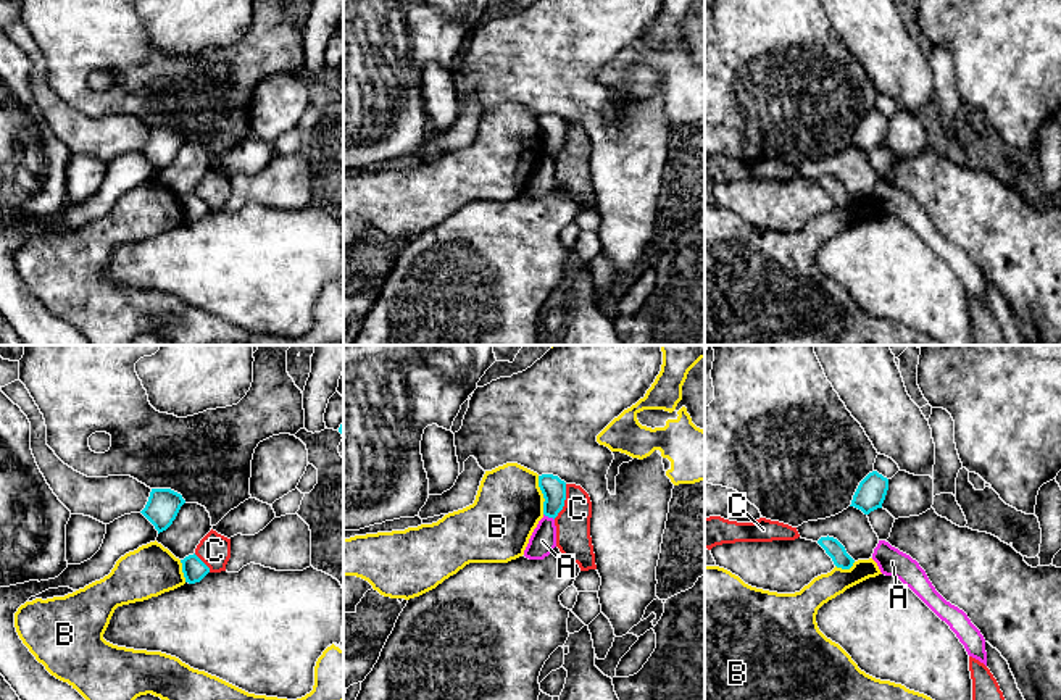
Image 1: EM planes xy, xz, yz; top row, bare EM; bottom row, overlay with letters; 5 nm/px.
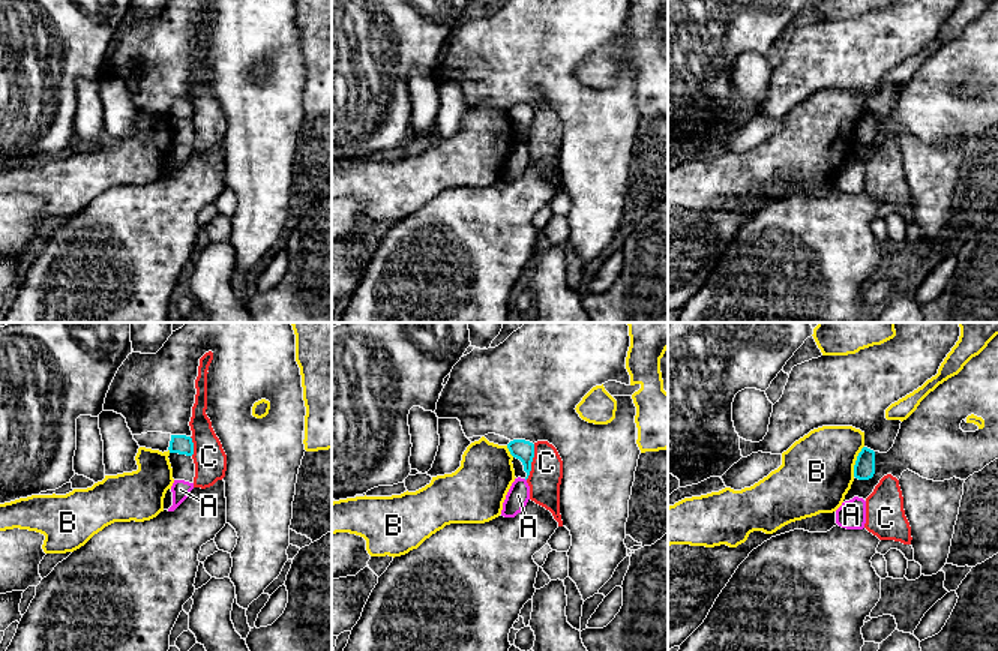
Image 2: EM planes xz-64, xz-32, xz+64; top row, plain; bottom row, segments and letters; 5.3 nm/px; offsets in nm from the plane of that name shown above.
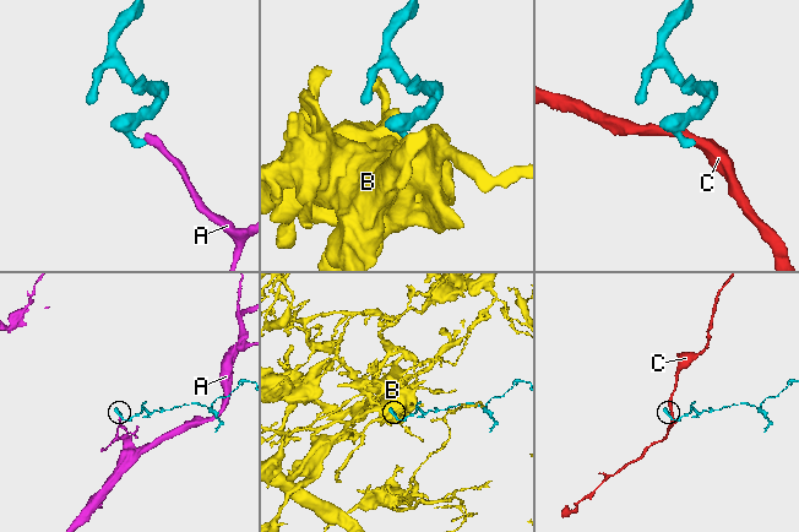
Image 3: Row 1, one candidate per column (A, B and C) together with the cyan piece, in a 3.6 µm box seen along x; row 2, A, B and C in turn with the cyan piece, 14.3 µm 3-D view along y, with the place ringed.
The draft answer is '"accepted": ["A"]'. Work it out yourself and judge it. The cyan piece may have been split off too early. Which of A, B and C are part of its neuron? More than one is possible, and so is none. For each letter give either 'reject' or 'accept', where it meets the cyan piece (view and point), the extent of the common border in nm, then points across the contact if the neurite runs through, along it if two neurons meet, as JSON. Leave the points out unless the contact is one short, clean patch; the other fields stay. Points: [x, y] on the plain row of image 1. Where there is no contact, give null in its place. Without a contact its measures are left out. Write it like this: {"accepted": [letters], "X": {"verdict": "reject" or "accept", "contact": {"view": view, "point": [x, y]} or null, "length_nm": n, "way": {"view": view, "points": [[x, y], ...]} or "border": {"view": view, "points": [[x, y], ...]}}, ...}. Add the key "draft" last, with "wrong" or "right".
{"accepted": [], "A": {"verdict": "reject", "contact": {"view": "xz", "point": [549, 155]}, "length_nm": 70, "border": {"view": "xz", "points": [[544, 152], [553, 158]]}}, "B": {"verdict": "reject", "contact": {"view": "xz", "point": [544, 134]}, "length_nm": 190, "border": {"view": "xz", "points": [[537, 115], [537, 124], [544, 137], [544, 152]]}}, "C": {"verdict": "reject", "contact": {"view": "xz", "point": [563, 141]}, "length_nm": 190, "border": {"view": "xz", "points": [[566, 123], [565, 144], [553, 157]]}}, "draft": "wrong"}

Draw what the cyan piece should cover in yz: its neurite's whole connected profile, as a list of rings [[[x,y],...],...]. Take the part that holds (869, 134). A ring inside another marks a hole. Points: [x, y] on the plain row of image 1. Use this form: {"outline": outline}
{"outline": [[[872,110],[859,121],[850,145],[869,153],[871,150],[882,147],[887,129],[888,118],[877,110]]]}

